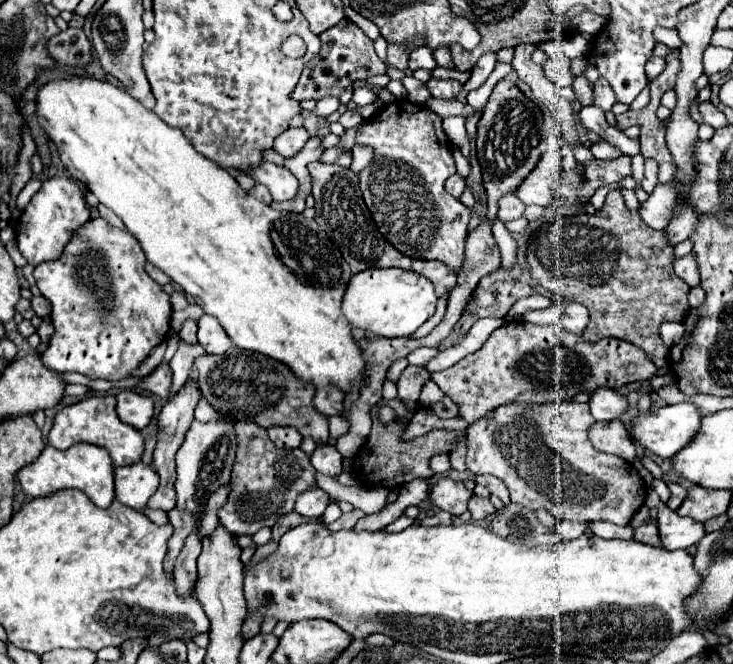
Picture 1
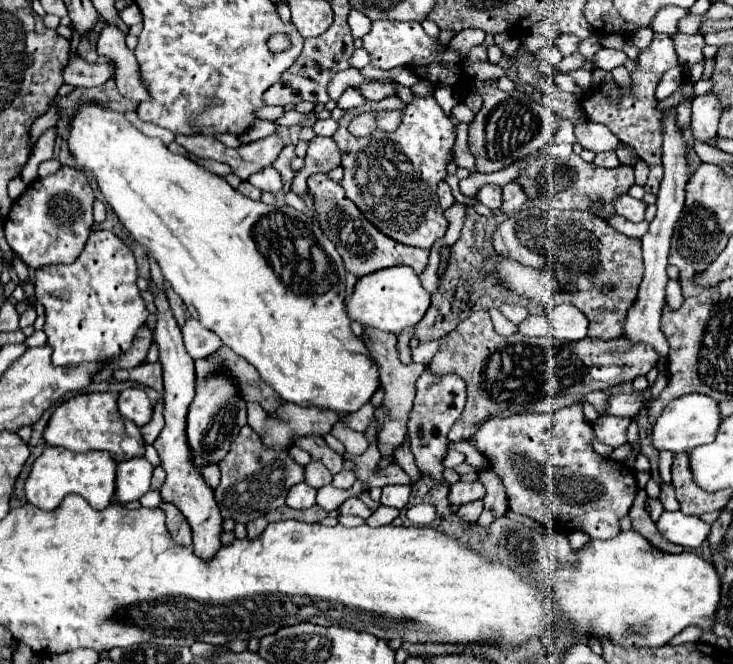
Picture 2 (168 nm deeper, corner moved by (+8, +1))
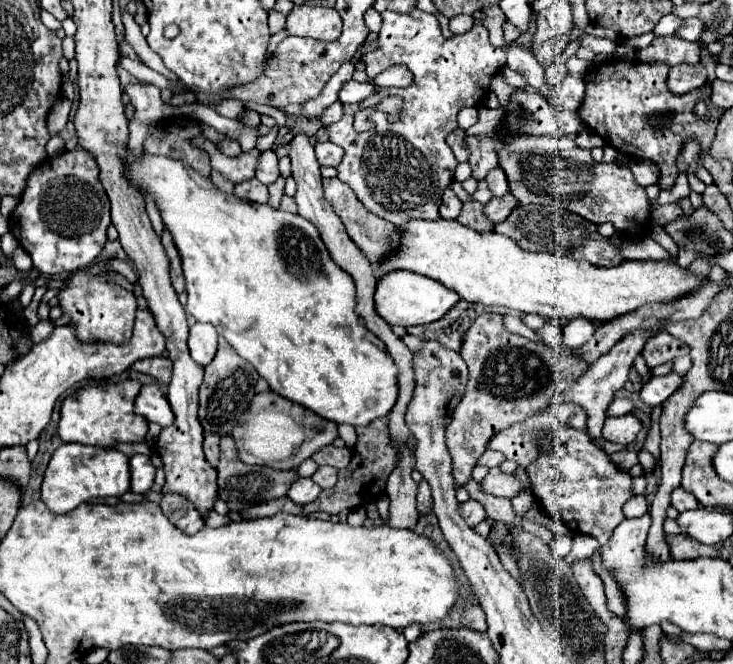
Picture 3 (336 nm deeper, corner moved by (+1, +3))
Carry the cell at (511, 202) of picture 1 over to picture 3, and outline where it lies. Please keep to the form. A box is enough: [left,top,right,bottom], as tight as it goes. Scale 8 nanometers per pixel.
[485,167,509,197]

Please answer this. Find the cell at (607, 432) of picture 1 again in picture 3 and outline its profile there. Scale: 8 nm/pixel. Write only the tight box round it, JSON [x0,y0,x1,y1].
[603,415,641,445]

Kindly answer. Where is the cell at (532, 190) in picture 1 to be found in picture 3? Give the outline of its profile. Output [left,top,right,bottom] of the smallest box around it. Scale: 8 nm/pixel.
[483,193,517,223]

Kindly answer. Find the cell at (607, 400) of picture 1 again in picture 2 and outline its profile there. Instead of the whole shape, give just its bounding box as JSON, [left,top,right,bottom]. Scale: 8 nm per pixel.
[606,393,644,417]

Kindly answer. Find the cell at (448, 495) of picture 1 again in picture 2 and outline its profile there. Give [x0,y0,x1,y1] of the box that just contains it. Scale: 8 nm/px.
[448,481,484,507]

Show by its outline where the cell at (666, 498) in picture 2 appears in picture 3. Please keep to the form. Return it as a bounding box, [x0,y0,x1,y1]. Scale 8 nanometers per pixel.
[671,487,699,513]

